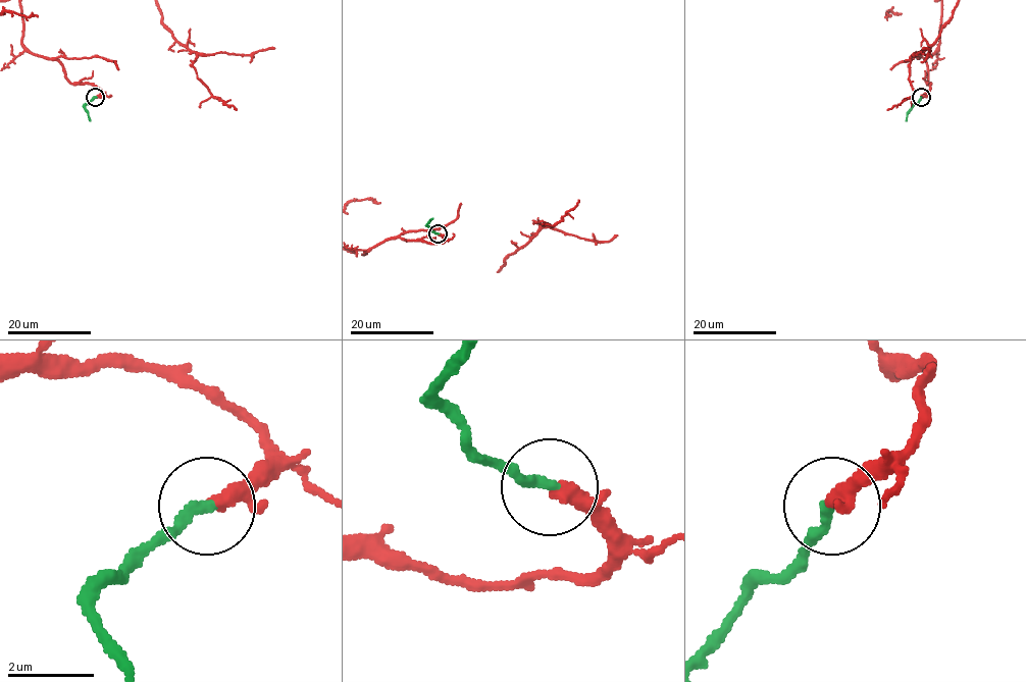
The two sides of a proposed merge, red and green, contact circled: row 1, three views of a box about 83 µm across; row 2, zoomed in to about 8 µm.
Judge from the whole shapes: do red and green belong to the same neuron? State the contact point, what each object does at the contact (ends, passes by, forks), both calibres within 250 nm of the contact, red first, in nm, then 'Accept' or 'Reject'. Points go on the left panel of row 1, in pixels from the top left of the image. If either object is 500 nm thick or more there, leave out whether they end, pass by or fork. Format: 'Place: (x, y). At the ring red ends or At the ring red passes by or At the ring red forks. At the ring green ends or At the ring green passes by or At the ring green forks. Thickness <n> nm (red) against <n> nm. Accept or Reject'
Place: (95, 97). At the ring red passes by. At the ring green ends. Thickness 240 nm (red) against 240 nm. Accept

